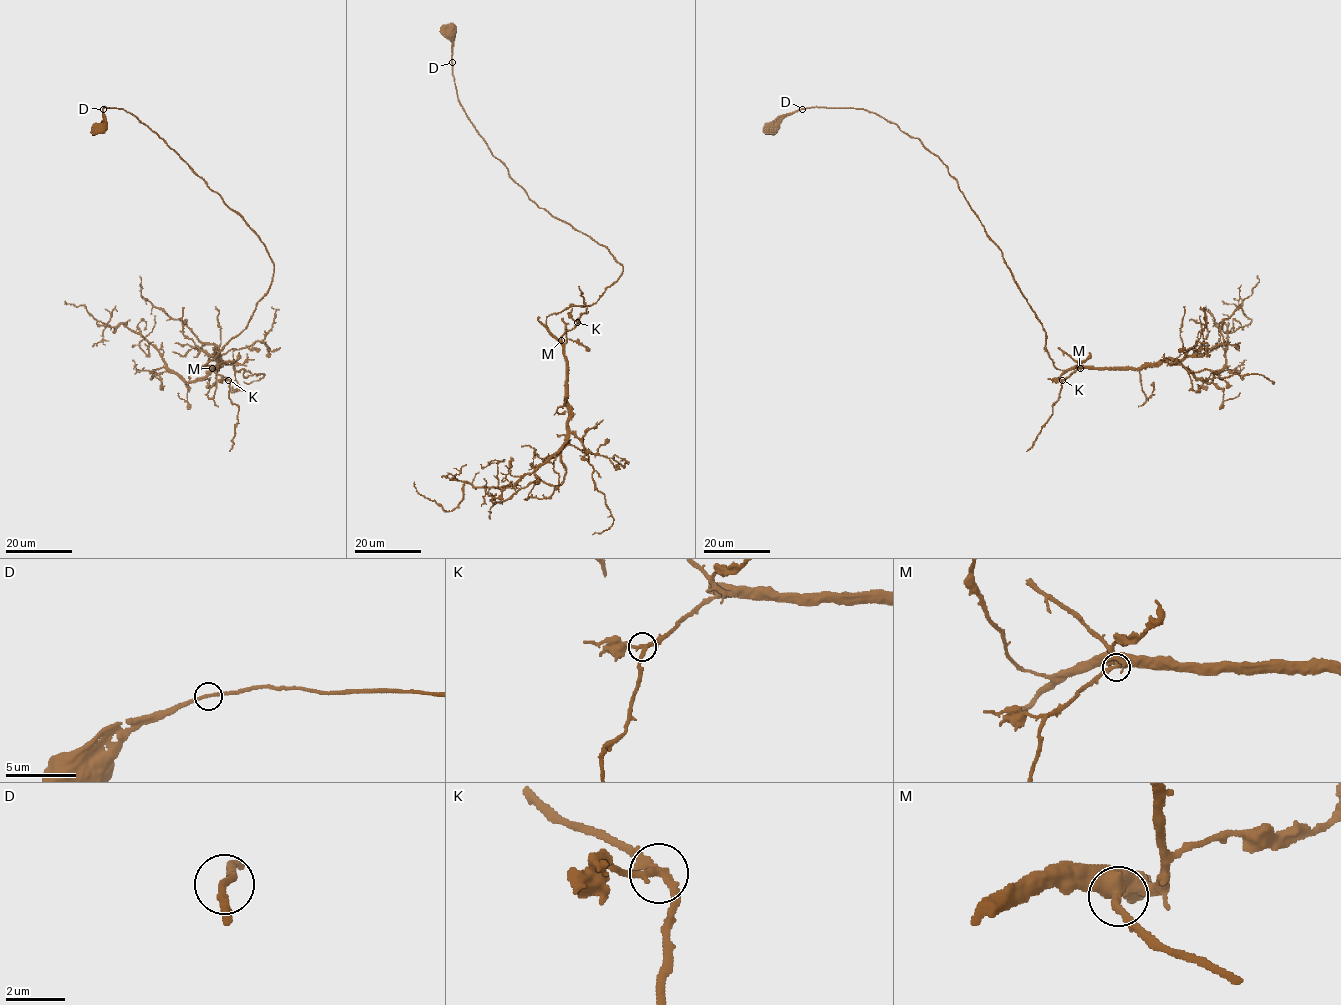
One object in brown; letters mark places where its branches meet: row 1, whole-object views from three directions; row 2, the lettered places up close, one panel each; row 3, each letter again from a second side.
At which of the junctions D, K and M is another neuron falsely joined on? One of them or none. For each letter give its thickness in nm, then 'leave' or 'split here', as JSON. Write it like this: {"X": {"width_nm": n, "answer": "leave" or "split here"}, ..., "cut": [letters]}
{"D": {"width_nm": 240, "answer": "leave"}, "K": {"width_nm": 280, "answer": "leave"}, "M": {"width_nm": 480, "answer": "leave"}, "cut": []}

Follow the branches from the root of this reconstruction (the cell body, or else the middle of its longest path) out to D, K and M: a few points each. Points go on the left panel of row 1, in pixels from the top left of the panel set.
D: (100, 129), (103, 109)
K: (100, 129), (104, 107), (131, 113), (265, 245), (274, 266), (268, 292), (247, 326), (197, 369), (228, 380)
M: (100, 129), (104, 107), (131, 113), (266, 247), (274, 266), (269, 289), (247, 326), (197, 370), (212, 368)

